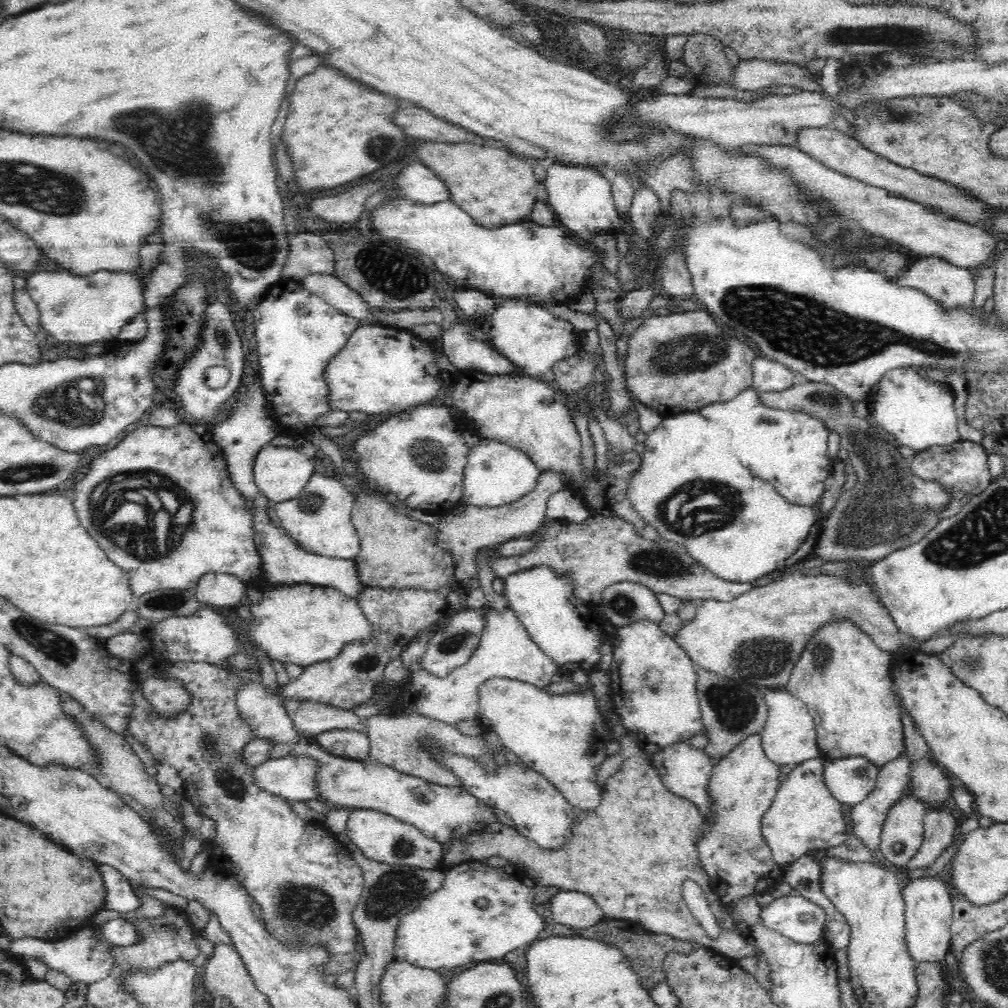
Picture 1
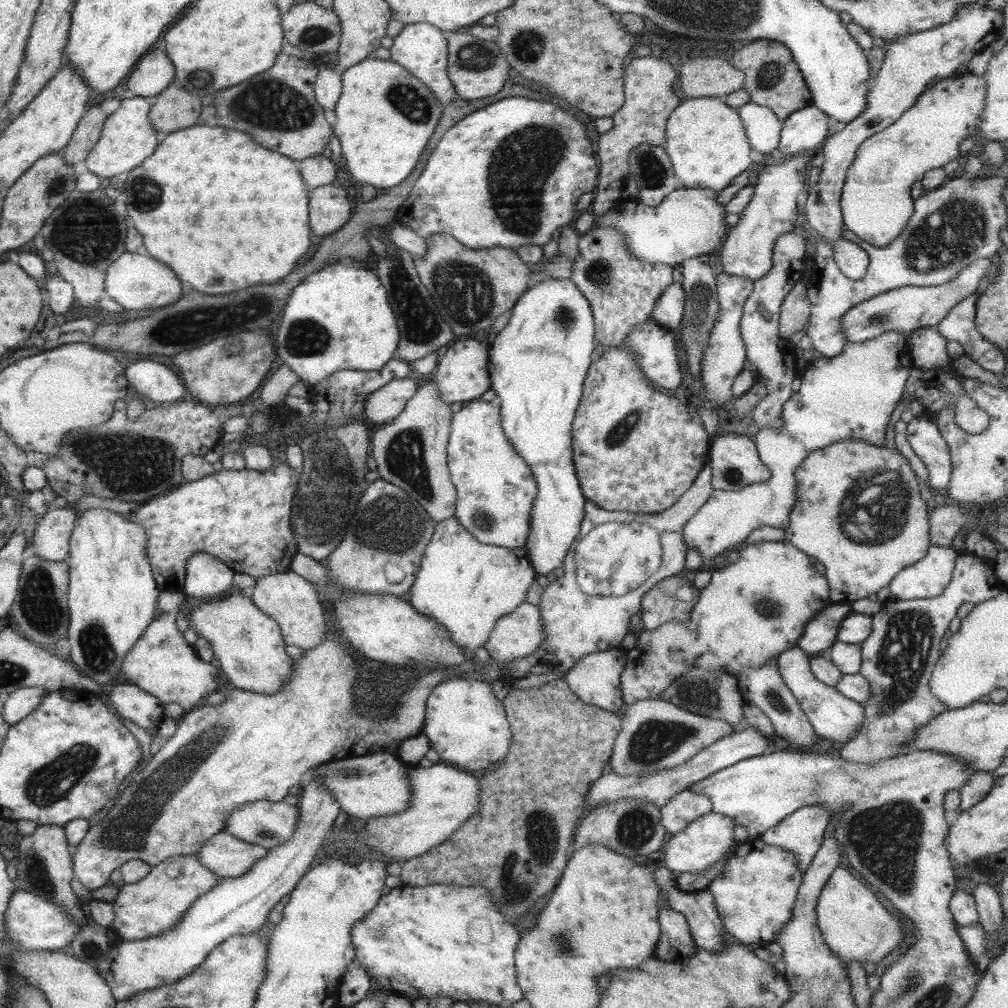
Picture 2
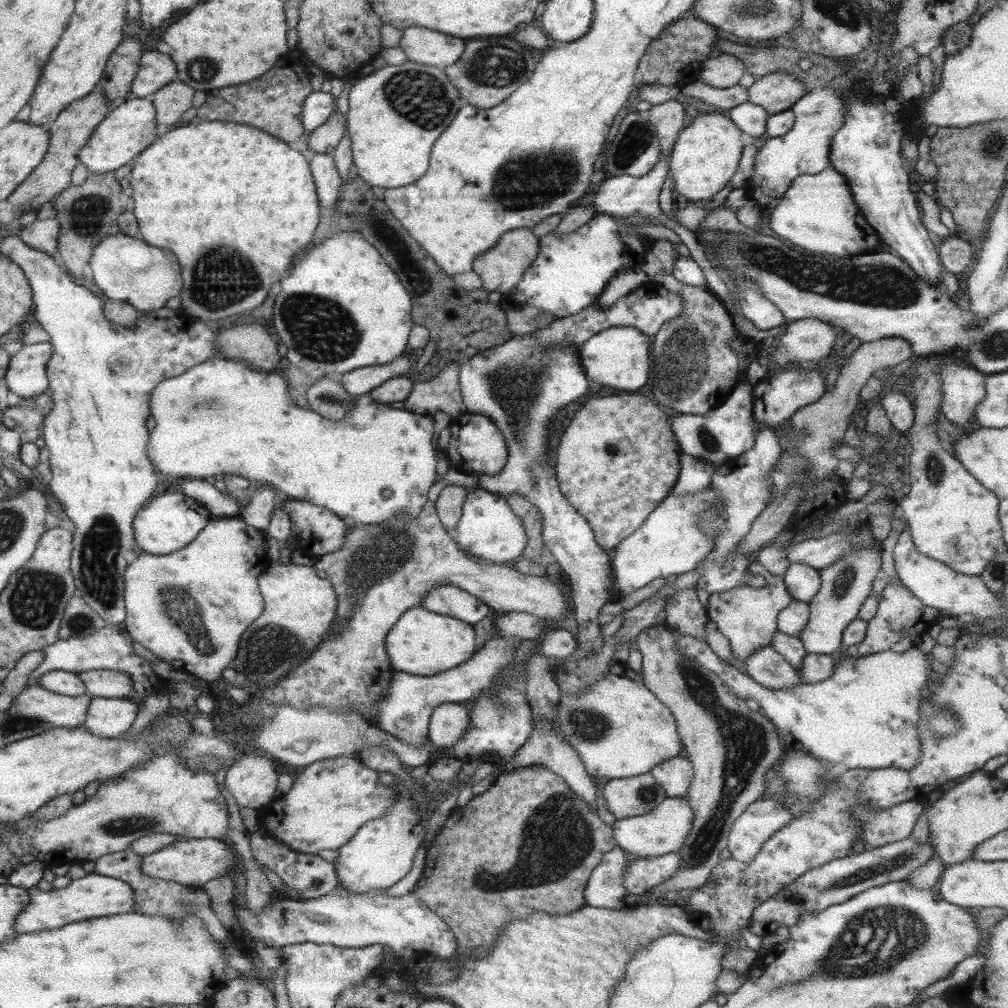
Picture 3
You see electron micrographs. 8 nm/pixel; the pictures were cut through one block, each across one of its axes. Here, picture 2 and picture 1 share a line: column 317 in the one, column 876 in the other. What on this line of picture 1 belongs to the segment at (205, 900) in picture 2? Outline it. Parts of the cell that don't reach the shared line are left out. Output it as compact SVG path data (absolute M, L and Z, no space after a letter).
M908 752L903 756L898 757L896 760L891 760L889 764L879 768L876 785L873 791L869 794L868 798L860 804L856 804L850 812L850 834L856 836L861 840L872 854L878 854L883 824L890 812L890 808L906 798L907 786L910 785L912 780L912 760L908 757Z

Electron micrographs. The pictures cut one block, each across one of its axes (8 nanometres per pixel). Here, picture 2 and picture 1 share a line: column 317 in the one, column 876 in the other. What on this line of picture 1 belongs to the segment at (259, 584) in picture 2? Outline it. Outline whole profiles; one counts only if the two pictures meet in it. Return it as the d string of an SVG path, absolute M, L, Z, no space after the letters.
M794 569L767 585L753 587L752 590L728 602L704 600L698 604L697 614L692 620L682 622L682 628L674 634L674 640L698 667L731 679L744 680L761 689L783 689L788 684L792 668L796 666L798 656L800 652L804 652L808 640L816 634L816 630L830 624L832 620L849 620L872 638L880 650L891 655L896 653L900 646L909 649L916 644L916 639L912 635L902 633L896 627L892 615L888 614L888 609L884 607L884 603L880 601L873 585L870 585L866 577L844 579L824 573L807 576L802 569Z

